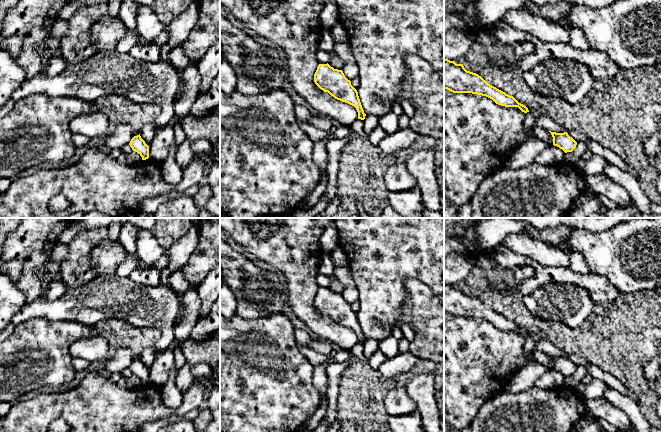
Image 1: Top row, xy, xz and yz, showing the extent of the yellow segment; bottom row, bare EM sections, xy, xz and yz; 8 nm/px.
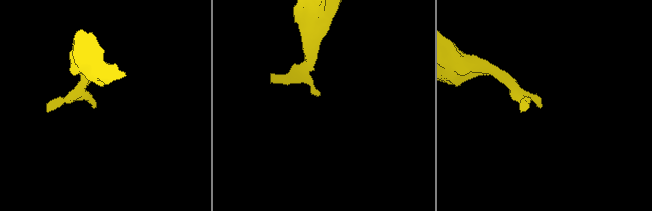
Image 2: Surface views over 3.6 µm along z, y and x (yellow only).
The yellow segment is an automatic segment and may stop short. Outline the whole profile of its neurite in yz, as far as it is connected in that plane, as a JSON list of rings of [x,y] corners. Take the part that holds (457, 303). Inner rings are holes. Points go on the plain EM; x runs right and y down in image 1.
[[[444,283],[444,313],[453,317],[472,317],[486,320],[496,328],[505,331],[518,331],[522,336],[529,336],[528,332],[519,327],[513,320],[488,308],[481,300],[467,295],[463,288]]]

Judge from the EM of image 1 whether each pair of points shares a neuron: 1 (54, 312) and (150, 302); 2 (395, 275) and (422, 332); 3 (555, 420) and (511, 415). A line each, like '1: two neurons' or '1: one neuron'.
1: one neuron
2: two neurons
3: one neuron

